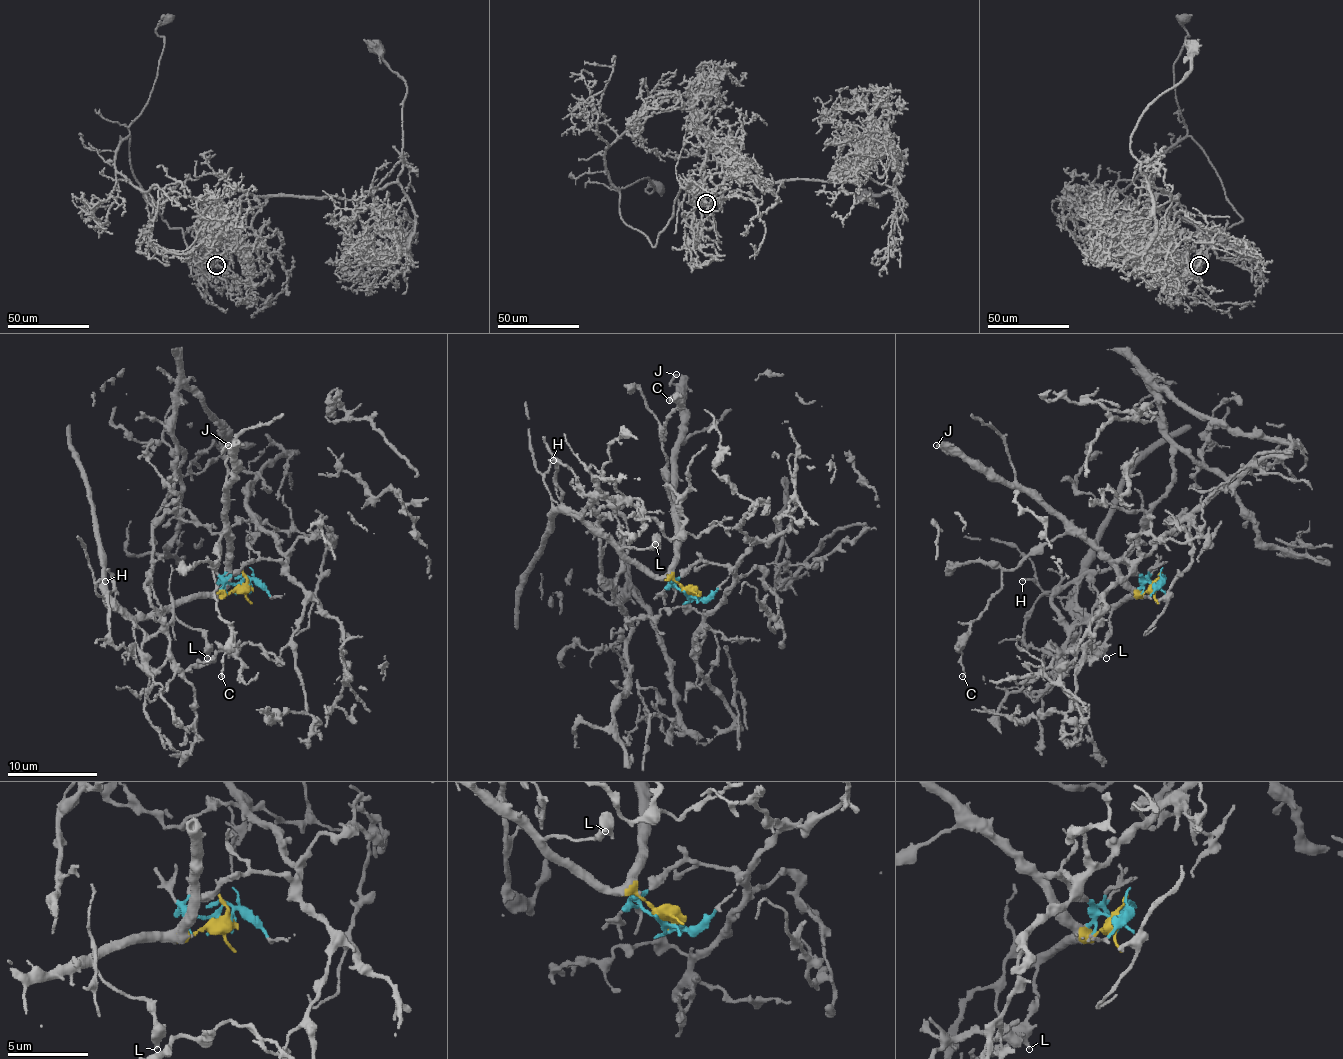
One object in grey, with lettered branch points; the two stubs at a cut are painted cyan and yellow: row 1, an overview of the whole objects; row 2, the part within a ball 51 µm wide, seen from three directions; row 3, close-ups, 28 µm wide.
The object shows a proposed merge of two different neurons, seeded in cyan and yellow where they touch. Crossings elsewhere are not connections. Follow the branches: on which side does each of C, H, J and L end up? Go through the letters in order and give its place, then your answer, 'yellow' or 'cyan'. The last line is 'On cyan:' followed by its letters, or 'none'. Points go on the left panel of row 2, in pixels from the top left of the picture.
C: place (221, 676); yellow
H: place (105, 581); yellow
J: place (228, 445); yellow
L: place (207, 658); yellow
On cyan: none

